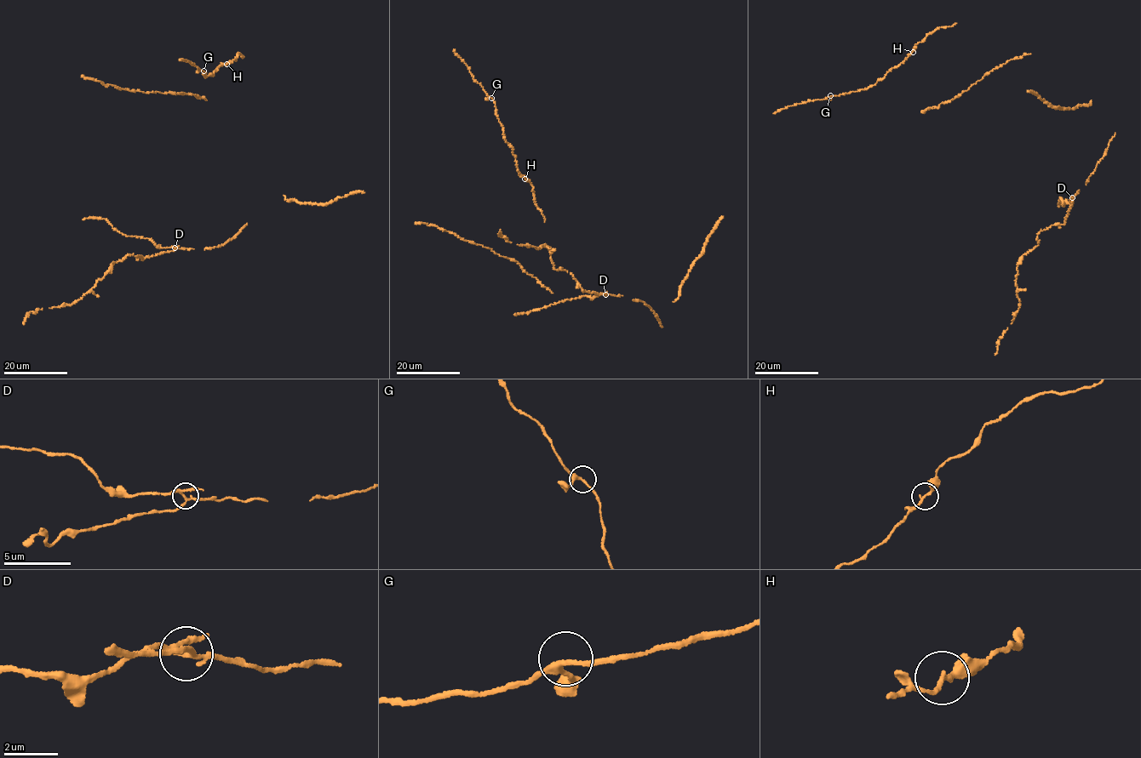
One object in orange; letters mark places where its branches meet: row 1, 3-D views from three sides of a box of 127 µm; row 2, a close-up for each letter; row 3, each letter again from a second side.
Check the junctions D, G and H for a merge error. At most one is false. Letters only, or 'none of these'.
D

